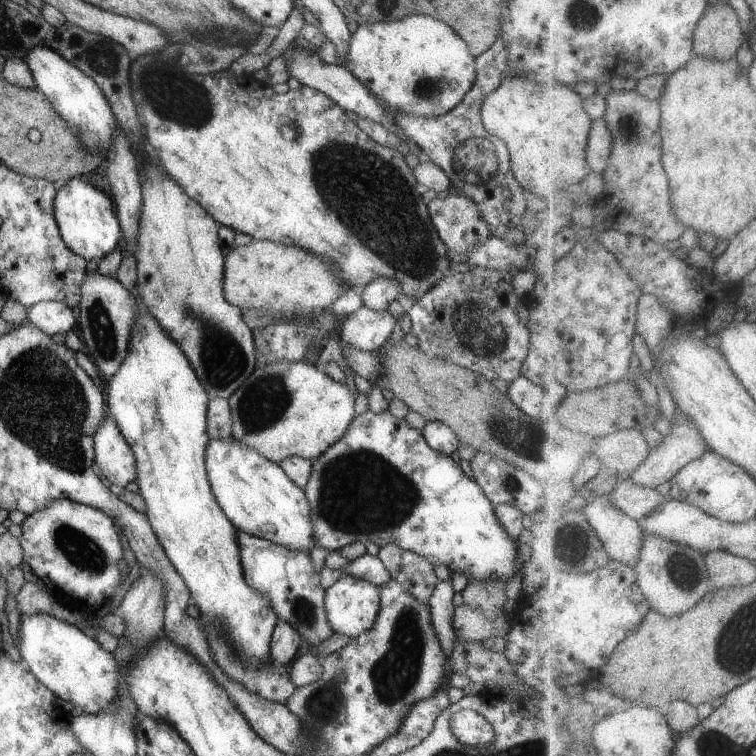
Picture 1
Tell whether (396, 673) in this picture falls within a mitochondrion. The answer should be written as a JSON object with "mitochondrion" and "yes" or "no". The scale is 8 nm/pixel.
{"mitochondrion":"yes"}

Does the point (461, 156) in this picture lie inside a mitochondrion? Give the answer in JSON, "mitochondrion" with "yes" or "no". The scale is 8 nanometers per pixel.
{"mitochondrion":"yes"}

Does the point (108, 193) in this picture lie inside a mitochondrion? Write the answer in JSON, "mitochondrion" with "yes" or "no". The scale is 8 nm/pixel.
{"mitochondrion":"no"}

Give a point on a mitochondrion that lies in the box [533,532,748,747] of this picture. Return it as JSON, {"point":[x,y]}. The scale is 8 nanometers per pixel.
{"point":[683,574]}

